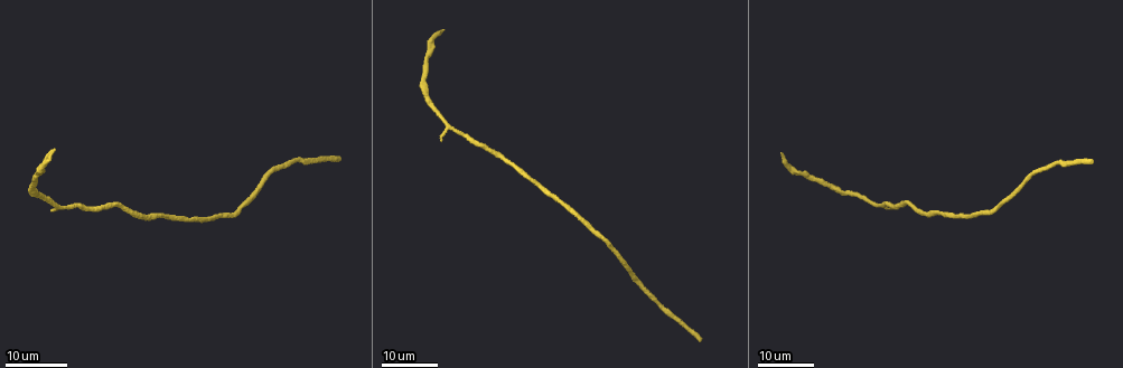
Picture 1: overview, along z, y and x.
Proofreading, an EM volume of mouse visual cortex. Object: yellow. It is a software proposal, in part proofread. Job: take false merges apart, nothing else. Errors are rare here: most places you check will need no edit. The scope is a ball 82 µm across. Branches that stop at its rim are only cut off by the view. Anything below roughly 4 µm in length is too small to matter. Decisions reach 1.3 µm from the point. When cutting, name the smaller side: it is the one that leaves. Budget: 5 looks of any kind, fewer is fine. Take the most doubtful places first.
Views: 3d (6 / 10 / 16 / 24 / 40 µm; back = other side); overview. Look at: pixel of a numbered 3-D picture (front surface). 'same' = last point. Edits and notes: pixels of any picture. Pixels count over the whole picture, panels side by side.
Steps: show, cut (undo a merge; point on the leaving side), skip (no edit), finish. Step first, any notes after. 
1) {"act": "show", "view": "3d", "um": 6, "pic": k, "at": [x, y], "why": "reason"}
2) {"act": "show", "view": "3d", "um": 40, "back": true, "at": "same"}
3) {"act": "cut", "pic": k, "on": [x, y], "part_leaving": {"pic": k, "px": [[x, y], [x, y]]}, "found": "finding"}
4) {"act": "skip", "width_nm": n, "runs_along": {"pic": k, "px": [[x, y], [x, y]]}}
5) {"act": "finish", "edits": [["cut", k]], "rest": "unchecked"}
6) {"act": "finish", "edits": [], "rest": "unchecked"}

{"act": "show", "view": "3d", "um": 24, "pic": 1, "at": [432, 100], "why": "a narrow waist"}

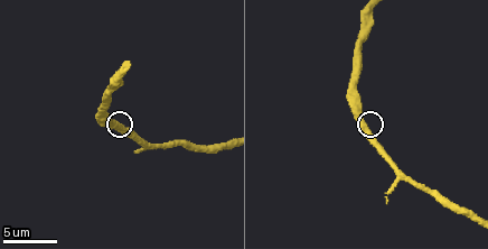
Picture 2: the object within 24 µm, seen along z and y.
{"act": "show", "view": "3d", "um": 6, "pic": 2, "at": [366, 124]}

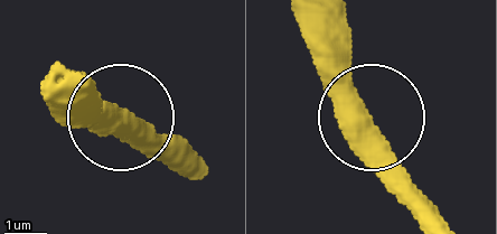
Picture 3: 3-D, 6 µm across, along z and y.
{"act": "skip", "width_nm": 490, "found": "all the same cell"}

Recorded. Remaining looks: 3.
{"act": "show", "view": "3d", "um": 16, "pic": 1, "at": [656, 301], "why": "a narrow waist"}

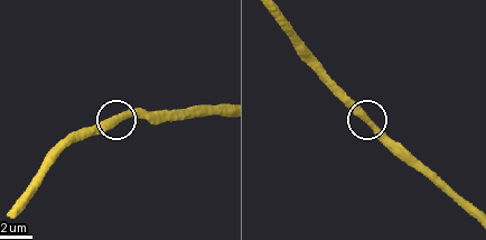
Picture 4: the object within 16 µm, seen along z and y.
{"act": "show", "view": "3d", "um": 6, "pic": 4, "at": [369, 123]}

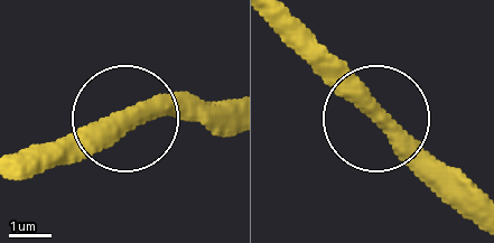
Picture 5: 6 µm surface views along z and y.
{"act": "skip", "width_nm": 390, "found": "all the same cell"}

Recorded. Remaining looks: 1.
{"act": "finish", "edits": [], "rest": "unchecked"}

